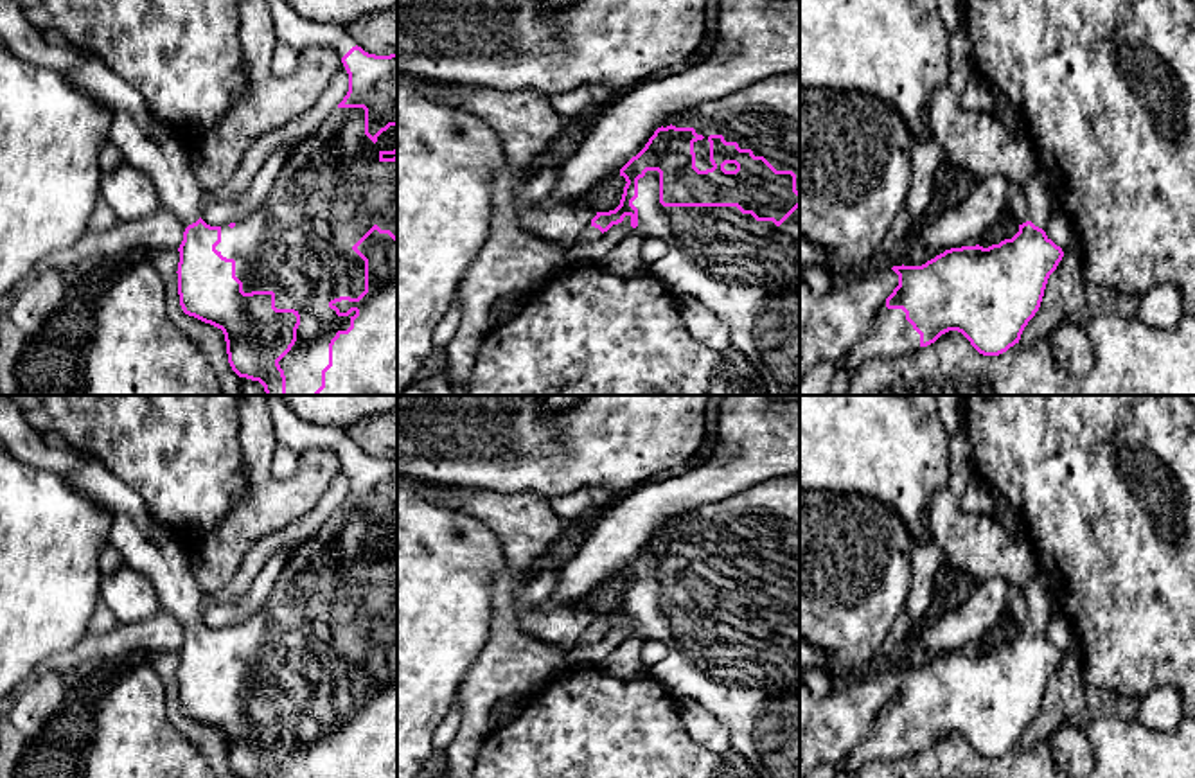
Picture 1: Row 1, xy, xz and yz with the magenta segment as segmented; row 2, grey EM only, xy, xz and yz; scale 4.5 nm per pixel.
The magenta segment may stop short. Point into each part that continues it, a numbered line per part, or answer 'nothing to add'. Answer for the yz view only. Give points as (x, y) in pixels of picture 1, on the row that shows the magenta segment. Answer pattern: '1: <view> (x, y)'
1: yz (1041, 203)
2: yz (849, 326)

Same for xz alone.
1: xz (588, 232)
2: xz (746, 272)

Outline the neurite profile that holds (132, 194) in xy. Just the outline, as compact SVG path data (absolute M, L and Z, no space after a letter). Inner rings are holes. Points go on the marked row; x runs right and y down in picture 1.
M128 162L104 172L99 192L119 221L142 219L162 208L153 180Z

